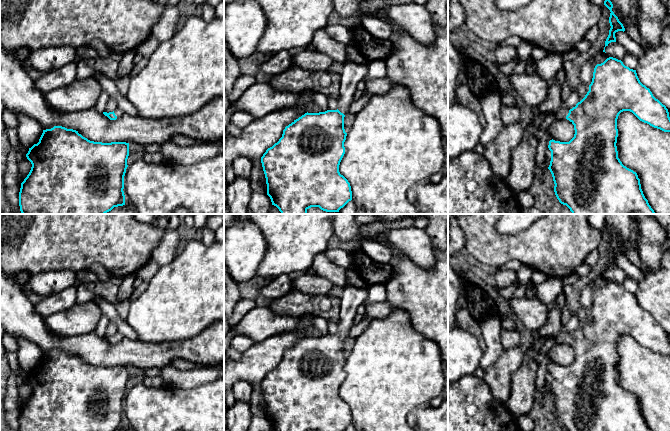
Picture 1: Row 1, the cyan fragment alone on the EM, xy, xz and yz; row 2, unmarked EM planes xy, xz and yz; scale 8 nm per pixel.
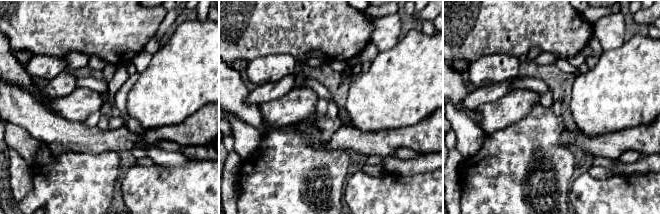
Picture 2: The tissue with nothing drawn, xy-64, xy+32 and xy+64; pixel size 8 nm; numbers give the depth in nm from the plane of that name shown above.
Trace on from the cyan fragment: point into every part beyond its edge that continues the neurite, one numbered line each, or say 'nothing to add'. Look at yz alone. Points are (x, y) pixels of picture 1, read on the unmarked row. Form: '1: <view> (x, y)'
1: yz (560, 337)

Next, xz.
1: xz (352, 297)

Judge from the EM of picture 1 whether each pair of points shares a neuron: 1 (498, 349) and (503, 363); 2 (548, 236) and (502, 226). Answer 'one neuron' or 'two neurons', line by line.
1: two neurons
2: two neurons

